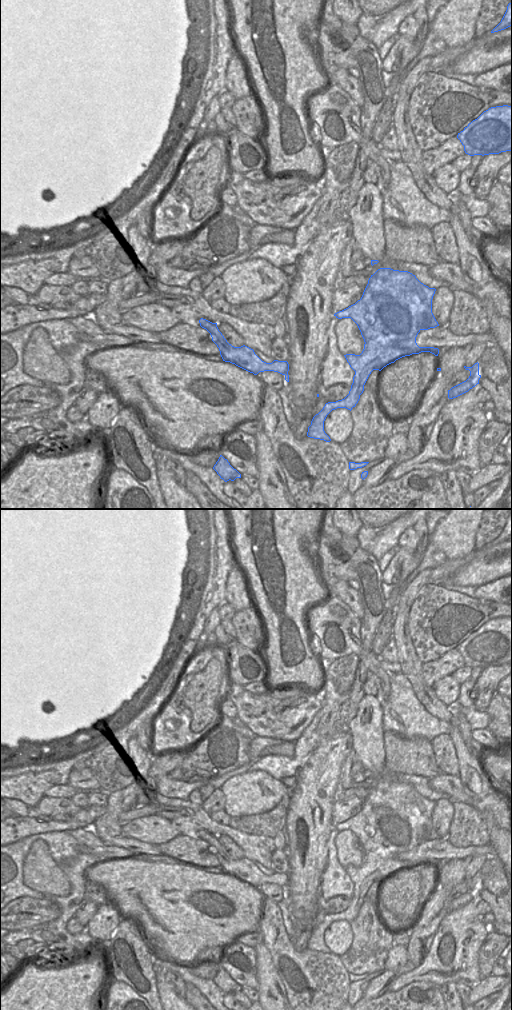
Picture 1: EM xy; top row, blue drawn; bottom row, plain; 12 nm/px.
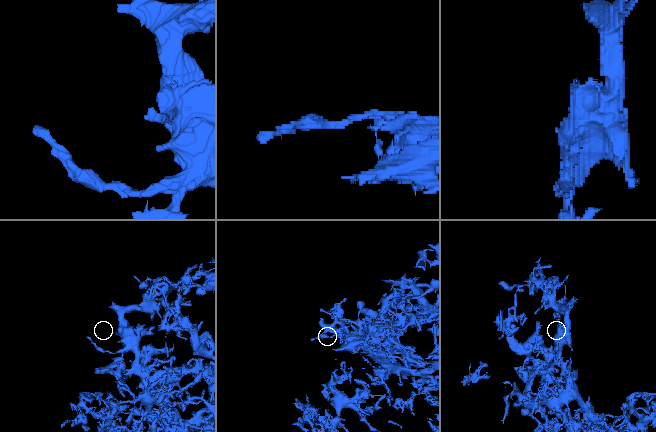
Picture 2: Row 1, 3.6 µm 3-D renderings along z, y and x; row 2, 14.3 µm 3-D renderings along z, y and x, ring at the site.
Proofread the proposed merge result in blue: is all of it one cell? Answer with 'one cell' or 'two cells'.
two cells

